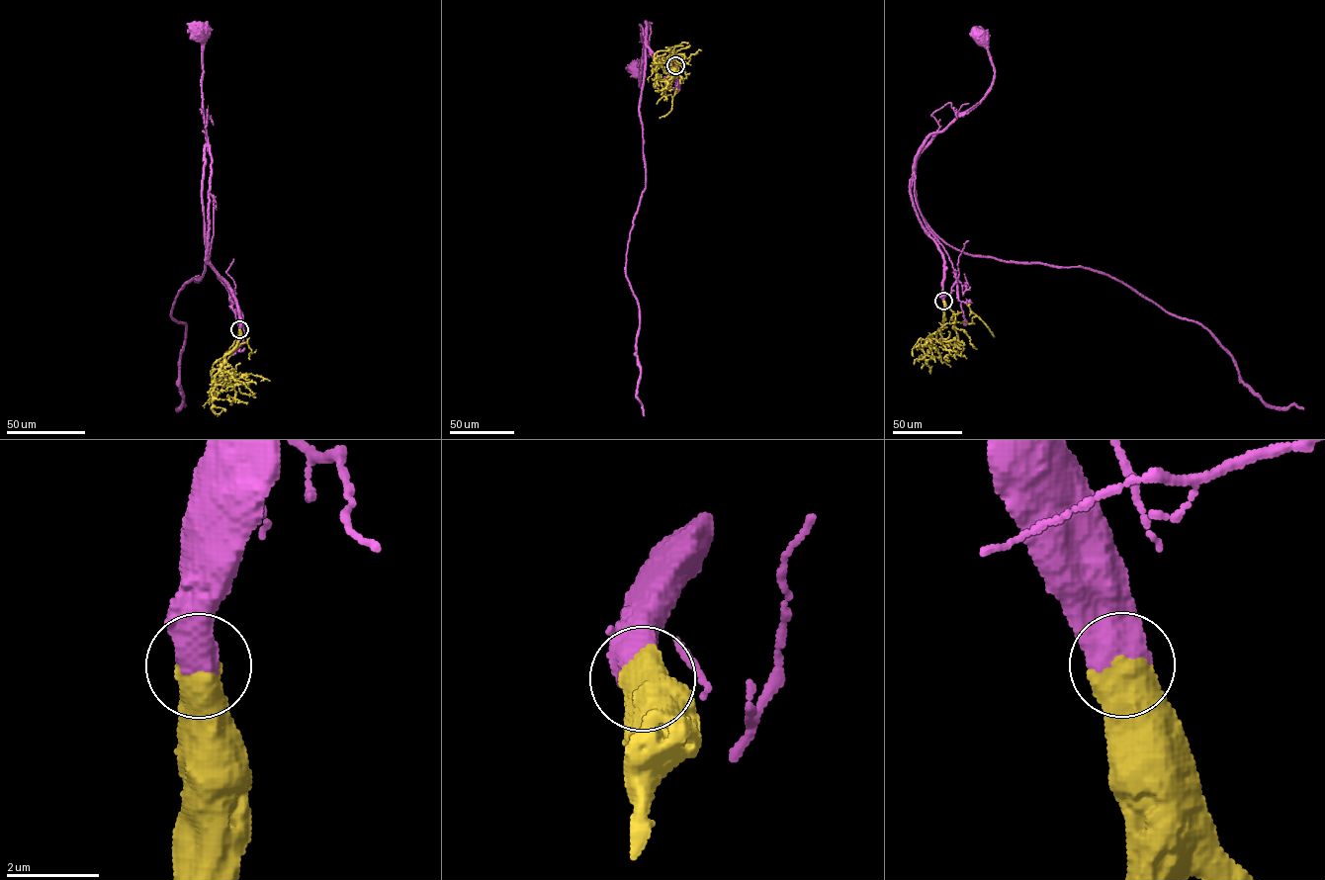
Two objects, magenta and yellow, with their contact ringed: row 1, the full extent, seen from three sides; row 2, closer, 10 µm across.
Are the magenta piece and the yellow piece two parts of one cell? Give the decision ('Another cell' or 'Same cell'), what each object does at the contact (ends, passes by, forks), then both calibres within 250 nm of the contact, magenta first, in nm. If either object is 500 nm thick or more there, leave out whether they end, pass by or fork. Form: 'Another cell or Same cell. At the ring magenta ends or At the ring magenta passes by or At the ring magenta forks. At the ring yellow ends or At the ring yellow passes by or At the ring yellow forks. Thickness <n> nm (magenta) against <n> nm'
Same cell. Thickness 850 nm (magenta) against 1000 nm

